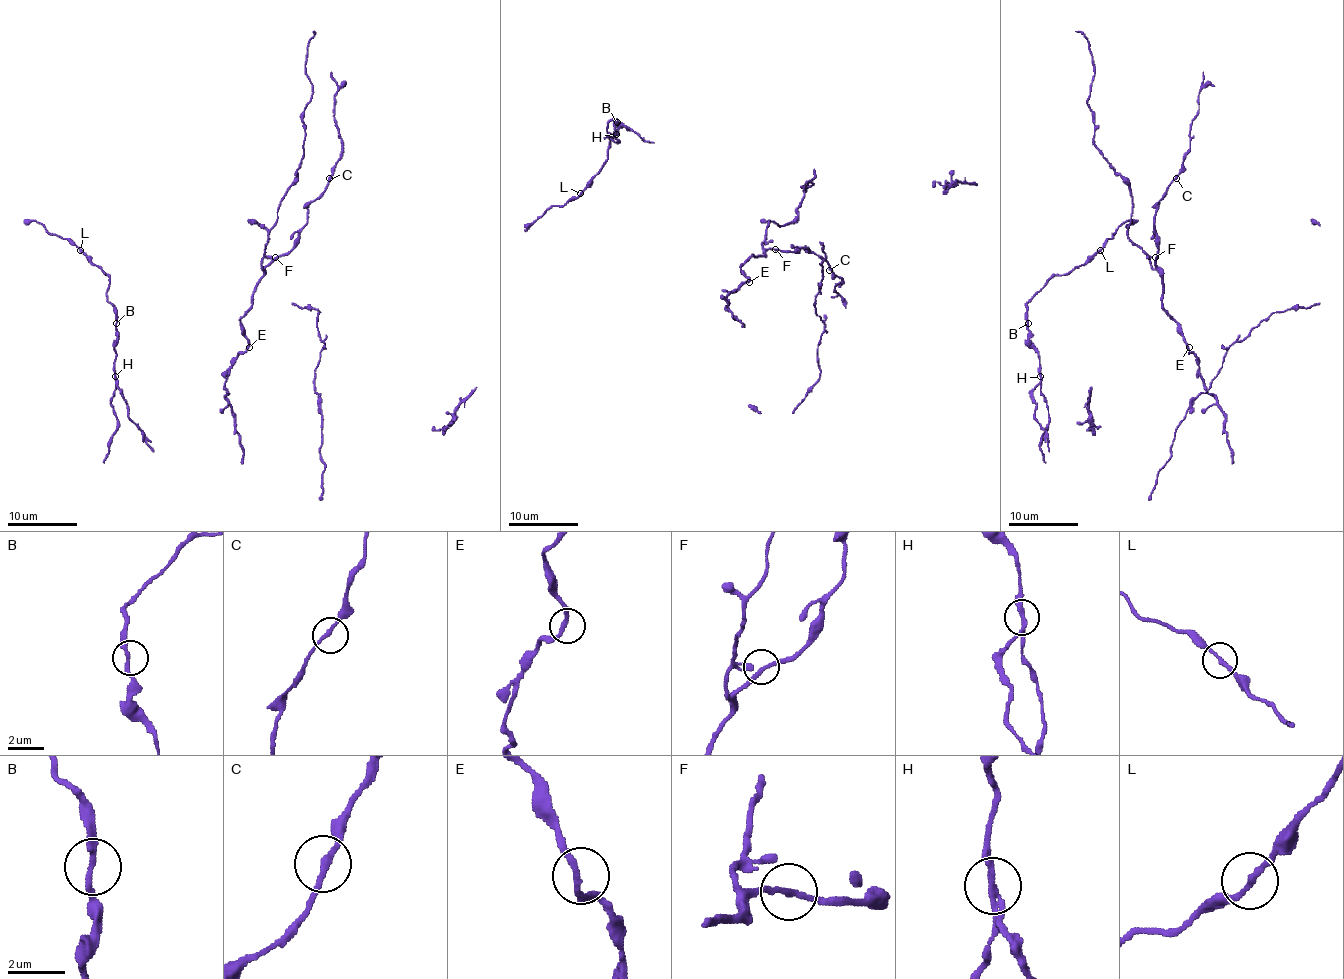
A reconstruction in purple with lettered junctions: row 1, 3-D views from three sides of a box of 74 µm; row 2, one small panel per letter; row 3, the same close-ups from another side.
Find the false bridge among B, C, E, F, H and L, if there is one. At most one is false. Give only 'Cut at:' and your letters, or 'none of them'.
Cut at: H

